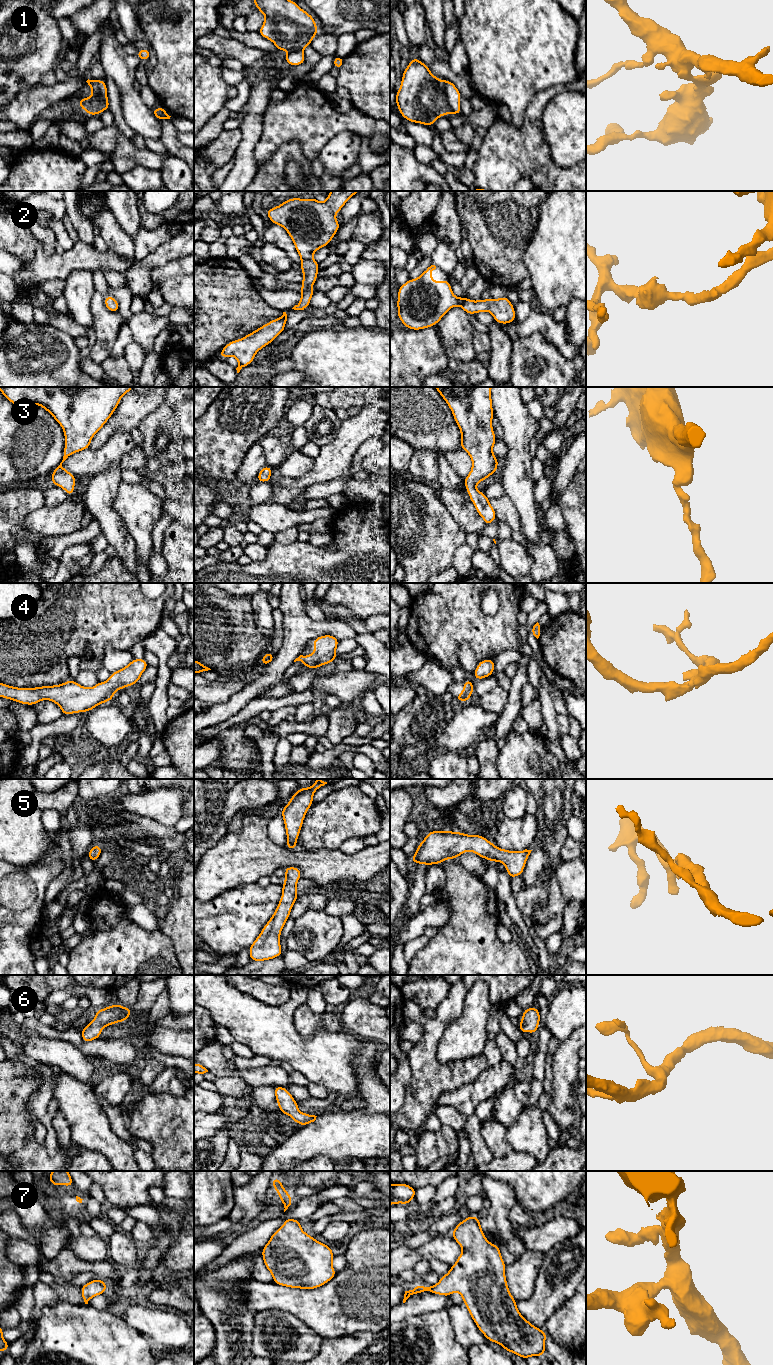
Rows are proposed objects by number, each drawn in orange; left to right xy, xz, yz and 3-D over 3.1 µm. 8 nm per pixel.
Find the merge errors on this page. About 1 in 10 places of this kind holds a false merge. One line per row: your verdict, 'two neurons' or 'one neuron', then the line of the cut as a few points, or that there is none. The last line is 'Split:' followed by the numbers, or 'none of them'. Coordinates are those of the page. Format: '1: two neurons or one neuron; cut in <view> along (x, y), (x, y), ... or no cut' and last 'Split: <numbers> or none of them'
1: two neurons; cut in yz along (441, 81), (441, 87), (451, 112)
2: one neuron; no cut
3: one neuron; no cut
4: one neuron; no cut
5: one neuron; no cut
6: one neuron; no cut
7: one neuron; no cut
Split: 1

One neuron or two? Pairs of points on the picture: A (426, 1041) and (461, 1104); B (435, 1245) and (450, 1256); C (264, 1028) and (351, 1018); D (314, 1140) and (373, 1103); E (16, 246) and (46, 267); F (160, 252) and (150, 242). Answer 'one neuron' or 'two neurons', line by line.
A: two neurons
B: one neuron
C: two neurons
D: two neurons
E: two neurons
F: two neurons

